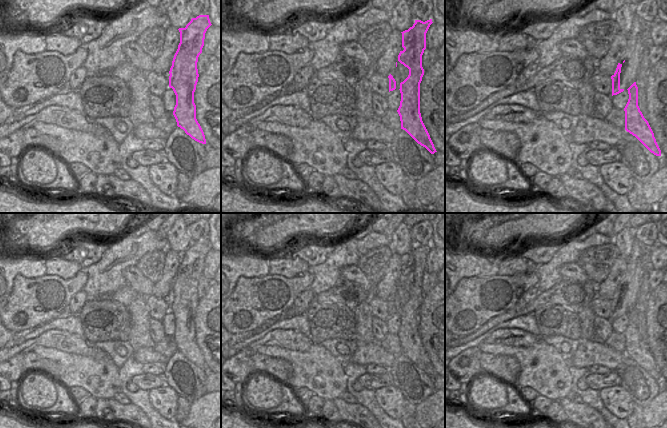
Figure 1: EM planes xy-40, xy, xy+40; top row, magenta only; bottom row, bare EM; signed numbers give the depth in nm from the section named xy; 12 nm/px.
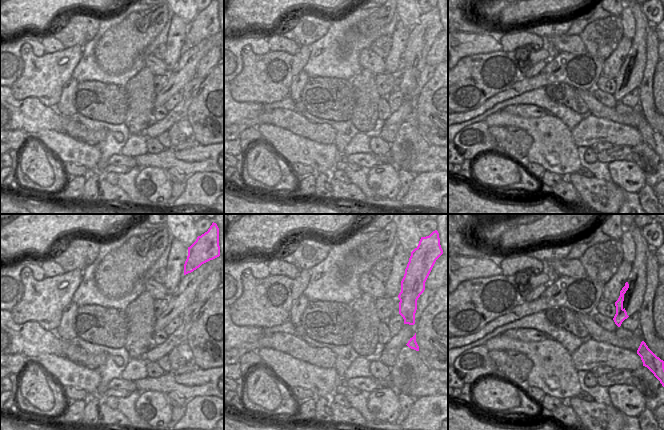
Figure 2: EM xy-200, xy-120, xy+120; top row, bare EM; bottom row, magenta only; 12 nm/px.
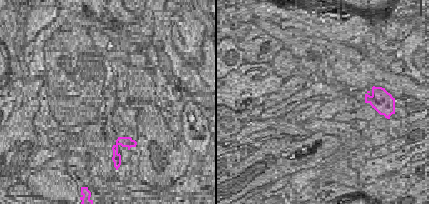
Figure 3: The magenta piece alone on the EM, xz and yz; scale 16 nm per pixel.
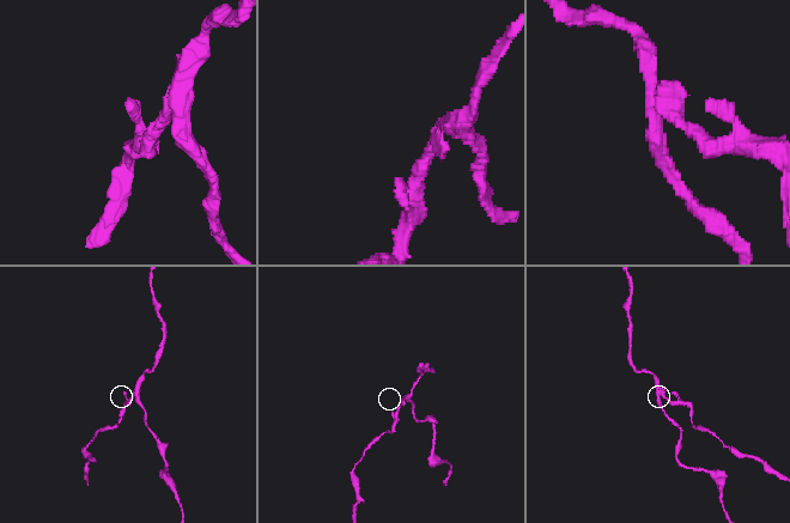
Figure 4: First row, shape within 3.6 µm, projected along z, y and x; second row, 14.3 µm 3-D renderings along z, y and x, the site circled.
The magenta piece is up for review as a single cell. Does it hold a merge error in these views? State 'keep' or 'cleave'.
cleave

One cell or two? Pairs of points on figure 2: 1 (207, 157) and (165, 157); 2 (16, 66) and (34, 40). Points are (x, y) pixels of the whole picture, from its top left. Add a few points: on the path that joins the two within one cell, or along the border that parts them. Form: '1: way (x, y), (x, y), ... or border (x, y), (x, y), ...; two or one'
1: way (197, 158), (175, 158); one
2: way (15, 57), (15, 48), (25, 40); one

